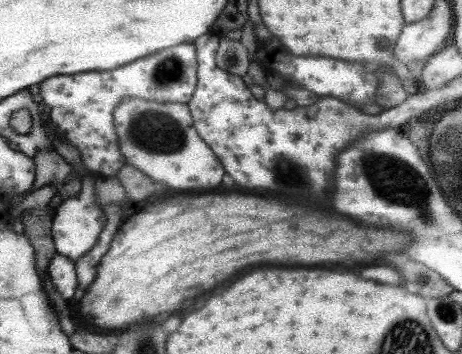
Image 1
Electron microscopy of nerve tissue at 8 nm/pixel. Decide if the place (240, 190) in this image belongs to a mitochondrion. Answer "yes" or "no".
no

